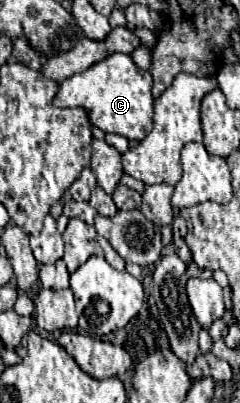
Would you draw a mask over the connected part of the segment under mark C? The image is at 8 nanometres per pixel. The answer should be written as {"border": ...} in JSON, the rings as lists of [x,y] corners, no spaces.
{"border":[[[111,54],[91,68],[73,74],[59,84],[53,98],[57,108],[83,108],[93,126],[103,132],[113,132],[129,140],[143,140],[153,128],[153,96],[151,74],[137,68],[129,54]]]}

